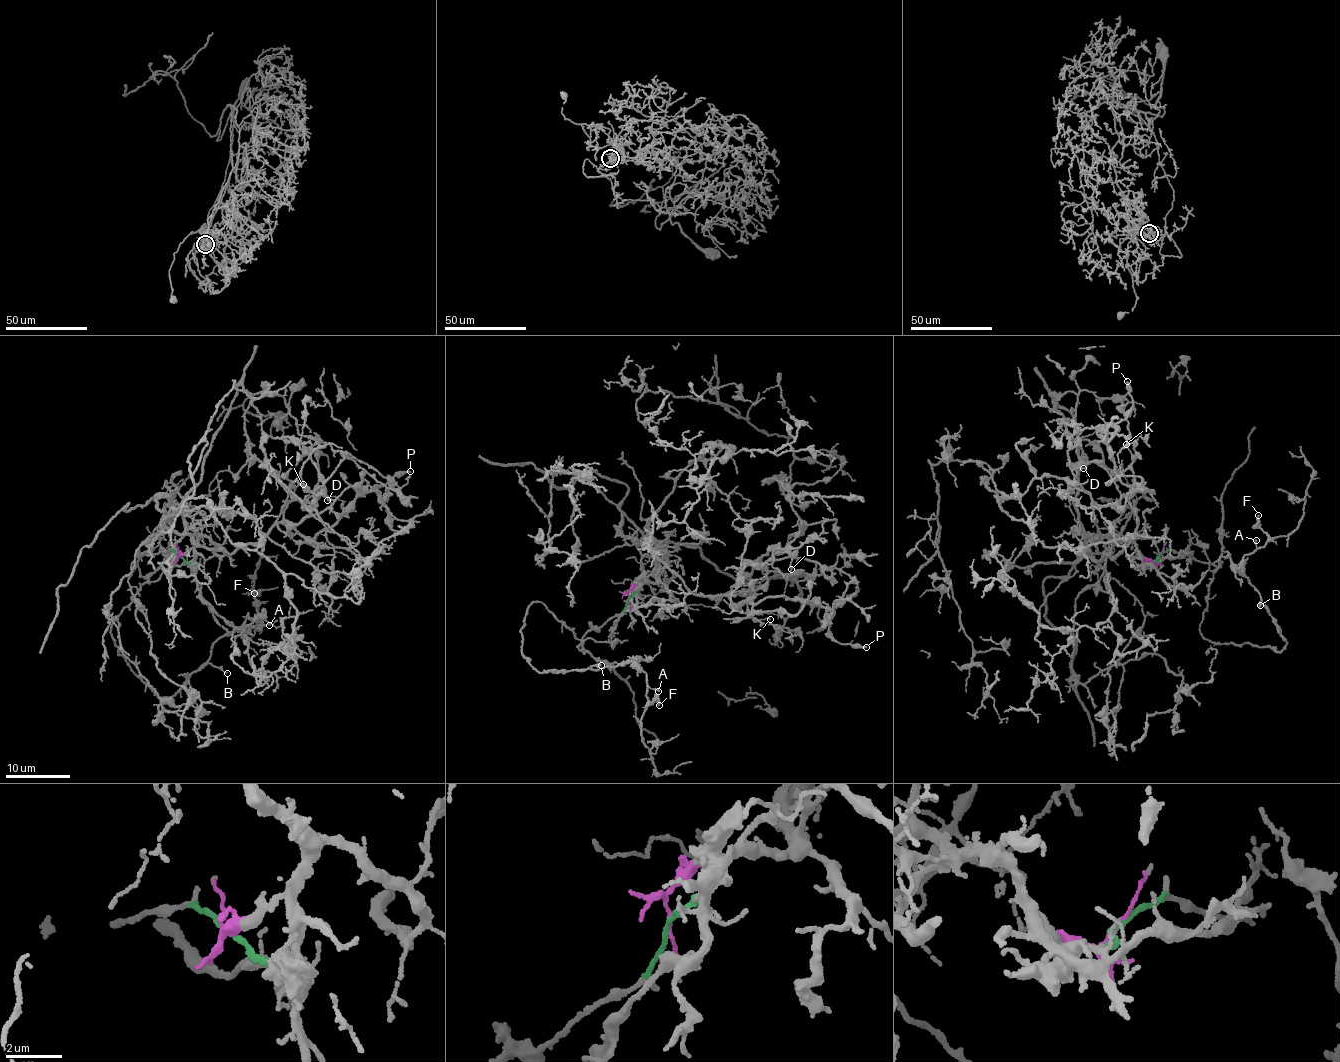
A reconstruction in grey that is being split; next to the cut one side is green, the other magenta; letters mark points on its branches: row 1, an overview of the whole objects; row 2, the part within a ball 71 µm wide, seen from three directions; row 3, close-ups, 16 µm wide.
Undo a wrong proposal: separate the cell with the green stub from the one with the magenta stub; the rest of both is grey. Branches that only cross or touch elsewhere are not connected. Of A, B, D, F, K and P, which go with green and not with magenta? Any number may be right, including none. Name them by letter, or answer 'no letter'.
A, B, F

